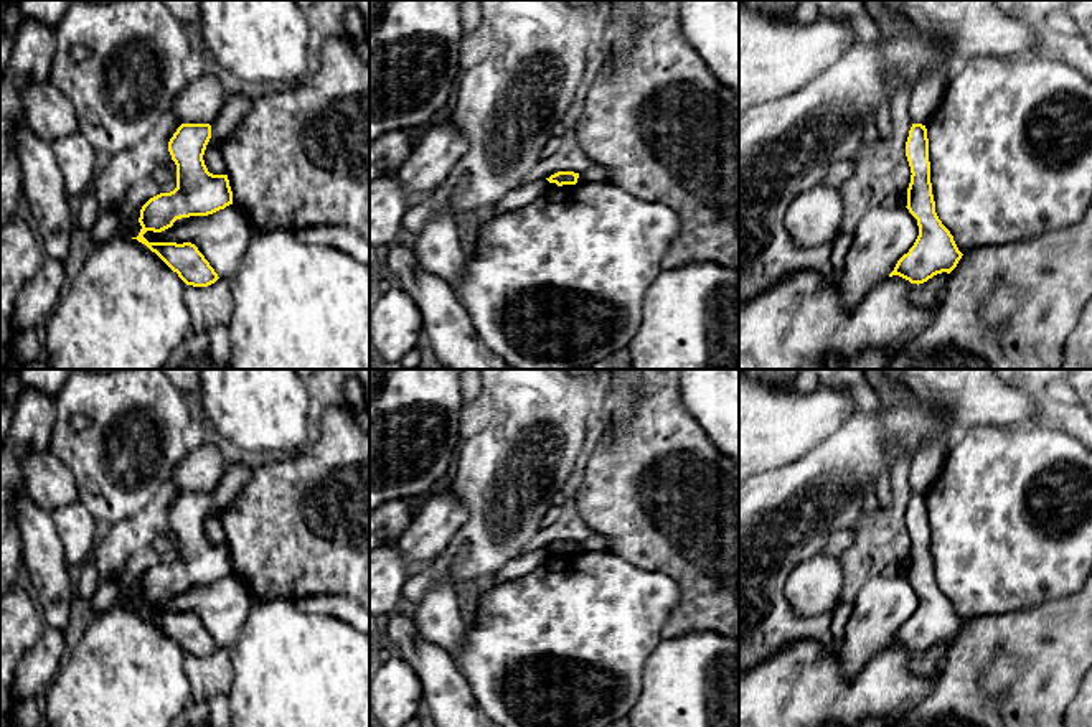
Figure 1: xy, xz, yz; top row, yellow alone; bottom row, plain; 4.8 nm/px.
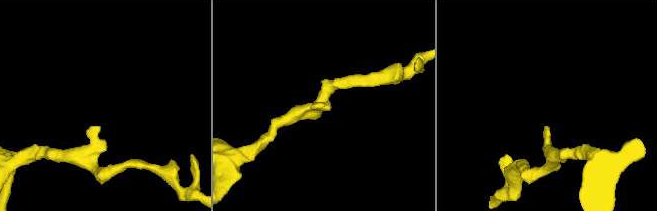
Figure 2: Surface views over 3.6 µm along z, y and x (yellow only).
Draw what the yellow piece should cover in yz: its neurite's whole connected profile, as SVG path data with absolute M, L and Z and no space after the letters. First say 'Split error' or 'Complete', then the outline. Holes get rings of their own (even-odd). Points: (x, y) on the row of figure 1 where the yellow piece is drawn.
Complete. M912 124L906 142L906 157L912 173L906 208L917 219L919 236L909 252L897 260L889 277L899 275L919 285L937 274L950 274L963 254L935 213L925 125Z

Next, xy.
Complete. M181 124L168 142L177 165L177 188L150 198L140 209L137 237L155 252L178 277L193 287L208 287L219 277L191 242L148 242L147 231L162 232L177 219L208 216L233 204L228 175L208 171L203 155L211 138L209 124Z

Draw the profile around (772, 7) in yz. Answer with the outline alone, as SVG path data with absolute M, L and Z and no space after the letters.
M742 0L749 8L769 15L792 15L805 10L808 0Z

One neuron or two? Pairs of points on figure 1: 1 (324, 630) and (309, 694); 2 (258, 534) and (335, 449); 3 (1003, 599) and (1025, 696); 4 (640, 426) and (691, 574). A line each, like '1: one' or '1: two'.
1: one
2: one
3: two
4: one

